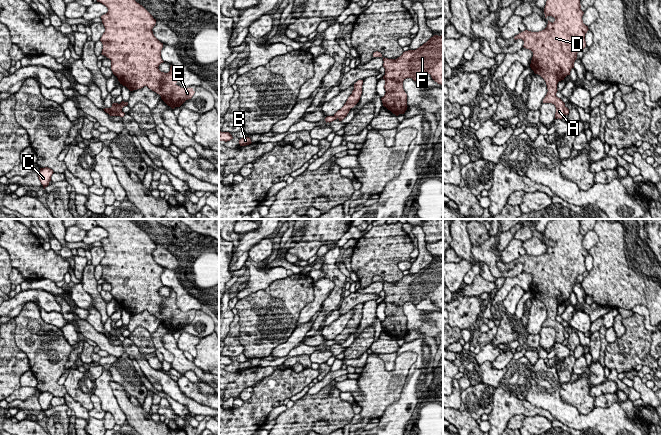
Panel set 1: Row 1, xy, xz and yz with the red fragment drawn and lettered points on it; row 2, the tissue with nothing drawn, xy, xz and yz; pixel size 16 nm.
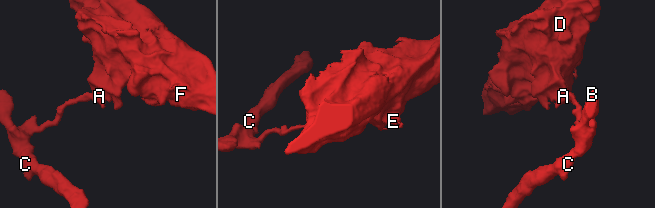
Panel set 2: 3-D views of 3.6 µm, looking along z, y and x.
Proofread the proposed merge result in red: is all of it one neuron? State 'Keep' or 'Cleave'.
Cleave

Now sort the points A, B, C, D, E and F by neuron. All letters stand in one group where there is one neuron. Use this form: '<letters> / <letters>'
A D E F / B C

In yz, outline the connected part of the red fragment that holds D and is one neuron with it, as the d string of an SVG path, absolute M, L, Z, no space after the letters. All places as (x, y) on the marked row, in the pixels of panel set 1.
M547 0L544 8L545 18L552 16L555 21L548 20L547 27L539 32L525 30L514 37L515 40L522 39L523 47L533 52L530 67L535 74L540 75L546 82L548 92L543 103L552 103L556 107L555 119L565 116L565 103L556 96L557 84L564 80L574 68L577 53L586 47L585 34L588 26L583 23L584 12L580 9L580 0Z

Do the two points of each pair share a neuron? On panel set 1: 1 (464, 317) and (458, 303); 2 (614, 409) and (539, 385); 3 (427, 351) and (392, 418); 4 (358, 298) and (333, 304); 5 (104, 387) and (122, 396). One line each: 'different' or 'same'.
1: same
2: same
3: same
4: different
5: different

